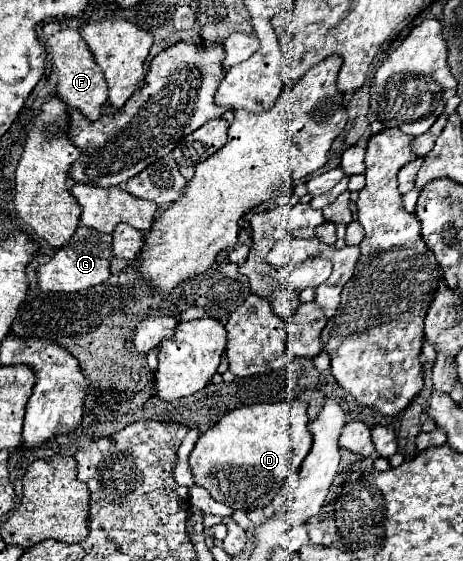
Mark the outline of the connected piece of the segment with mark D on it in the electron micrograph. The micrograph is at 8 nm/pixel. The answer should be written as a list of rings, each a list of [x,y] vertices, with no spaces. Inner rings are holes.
[[[294,399],[282,403],[258,403],[230,411],[210,431],[200,435],[194,451],[190,453],[190,467],[196,477],[196,485],[204,487],[216,501],[230,505],[232,509],[240,509],[240,511],[264,509],[266,505],[272,503],[272,495],[278,493],[282,483],[288,479],[290,471],[298,471],[298,467],[302,465],[304,457],[310,451],[312,435],[308,433],[306,423],[308,423],[306,403]]]

